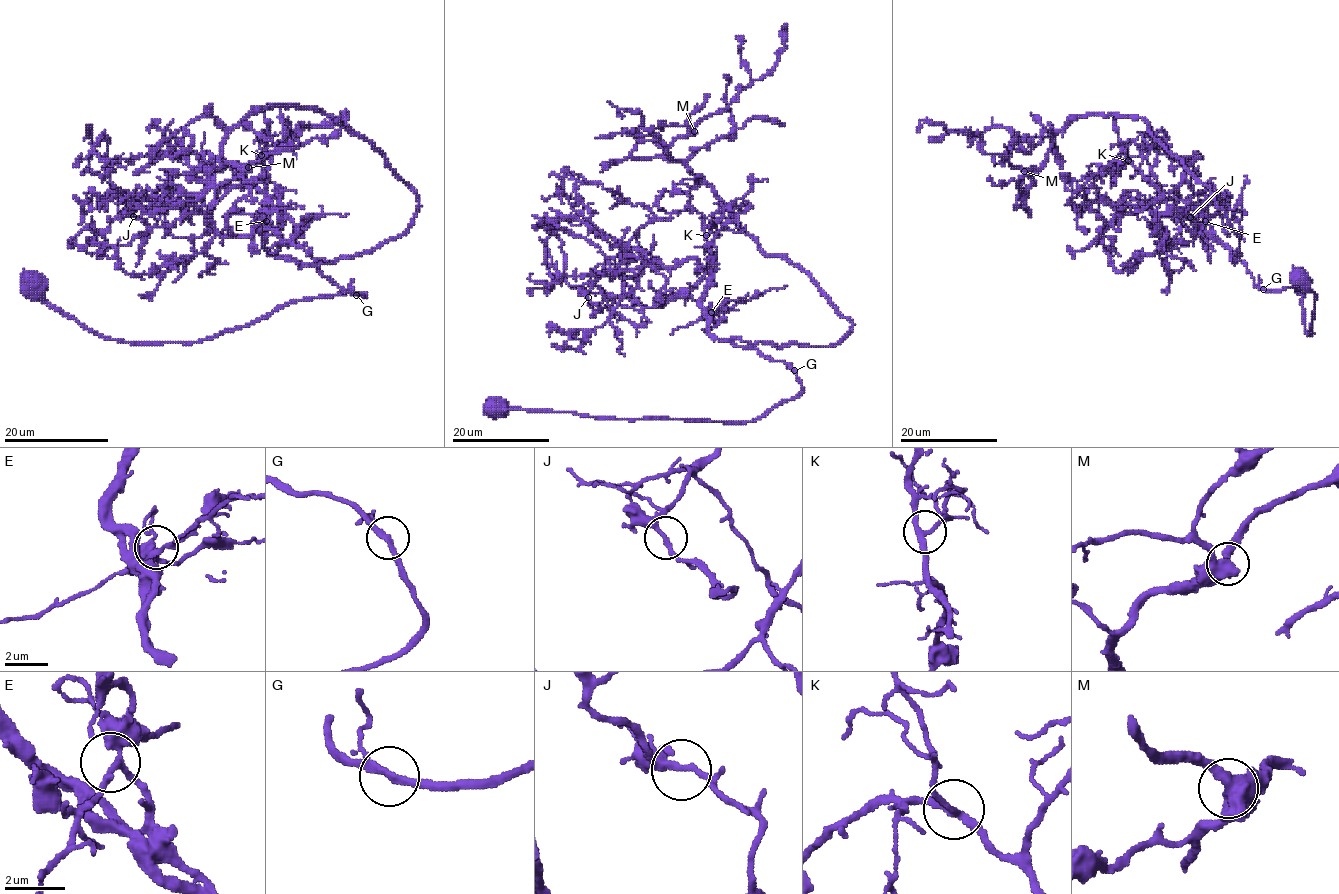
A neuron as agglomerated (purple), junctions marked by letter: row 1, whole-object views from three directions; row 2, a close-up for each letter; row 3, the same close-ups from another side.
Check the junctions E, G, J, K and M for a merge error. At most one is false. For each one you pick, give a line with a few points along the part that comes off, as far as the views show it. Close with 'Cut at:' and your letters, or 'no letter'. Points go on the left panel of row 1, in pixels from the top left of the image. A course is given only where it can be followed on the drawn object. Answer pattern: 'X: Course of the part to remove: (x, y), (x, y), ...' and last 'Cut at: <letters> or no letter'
Cut at: no letter

